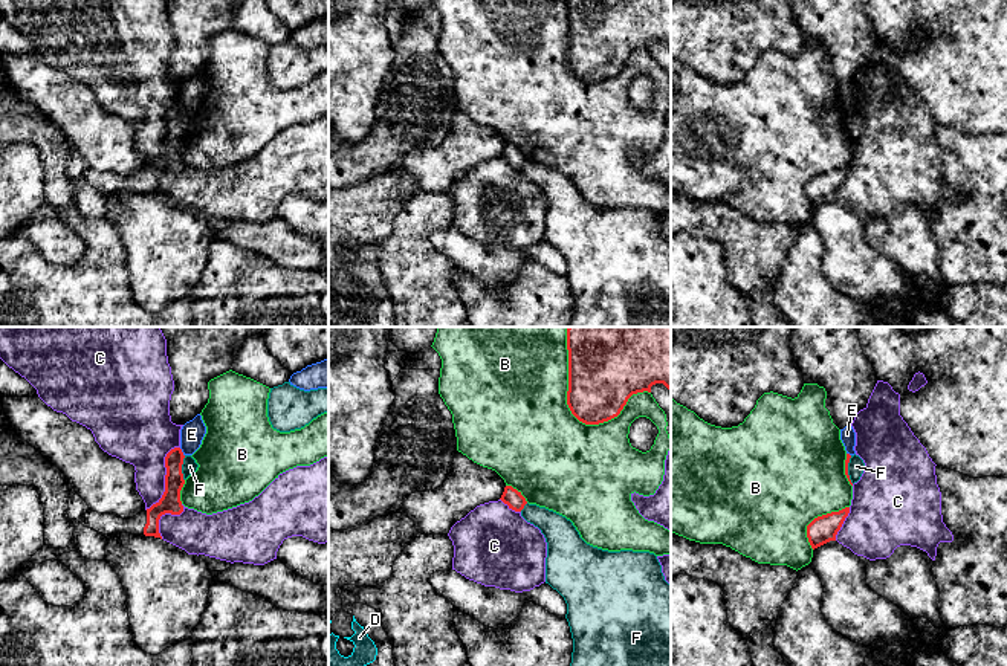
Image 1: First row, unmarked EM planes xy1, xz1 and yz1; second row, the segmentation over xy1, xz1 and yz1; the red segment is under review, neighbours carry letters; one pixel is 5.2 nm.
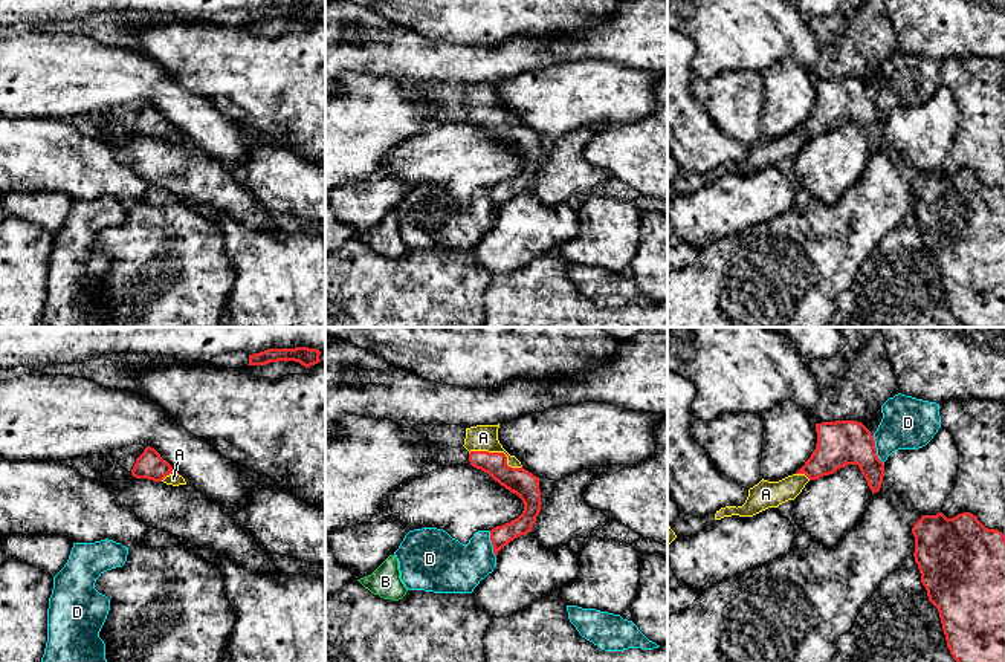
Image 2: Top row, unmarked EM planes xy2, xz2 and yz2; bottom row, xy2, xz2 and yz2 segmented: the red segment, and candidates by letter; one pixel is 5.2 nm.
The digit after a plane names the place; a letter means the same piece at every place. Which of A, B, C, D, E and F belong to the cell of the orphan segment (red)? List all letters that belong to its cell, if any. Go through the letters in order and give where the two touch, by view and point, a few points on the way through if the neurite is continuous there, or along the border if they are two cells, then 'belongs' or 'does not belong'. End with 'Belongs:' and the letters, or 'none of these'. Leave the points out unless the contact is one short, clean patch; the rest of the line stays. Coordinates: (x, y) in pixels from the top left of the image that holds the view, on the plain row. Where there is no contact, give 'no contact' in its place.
A: meets red in xz2 at (498, 110); runs through xz2 (518, 138), (498, 118), (498, 110), (483, 95); belongs
B: meets red in xz1 at (578, 77); does not belong
C: meets red in xy1 at (165, 135); does not belong
D: meets red in yz2 at (875, 107); does not belong
E: meets red in xy1 at (182, 110); does not belong
F: meets red in xy1 at (181, 126); border along xy1 (185, 113), (182, 122), (184, 138); does not belong
Belongs: A

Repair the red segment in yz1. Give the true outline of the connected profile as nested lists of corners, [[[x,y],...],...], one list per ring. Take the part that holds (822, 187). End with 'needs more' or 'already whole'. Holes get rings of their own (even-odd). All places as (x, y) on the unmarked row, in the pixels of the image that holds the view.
[[[845,165],[839,170],[831,170],[814,176],[807,183],[807,196],[811,206],[814,208],[830,199],[836,199],[836,192],[840,188],[848,171],[850,171],[850,165]]]; already whole

